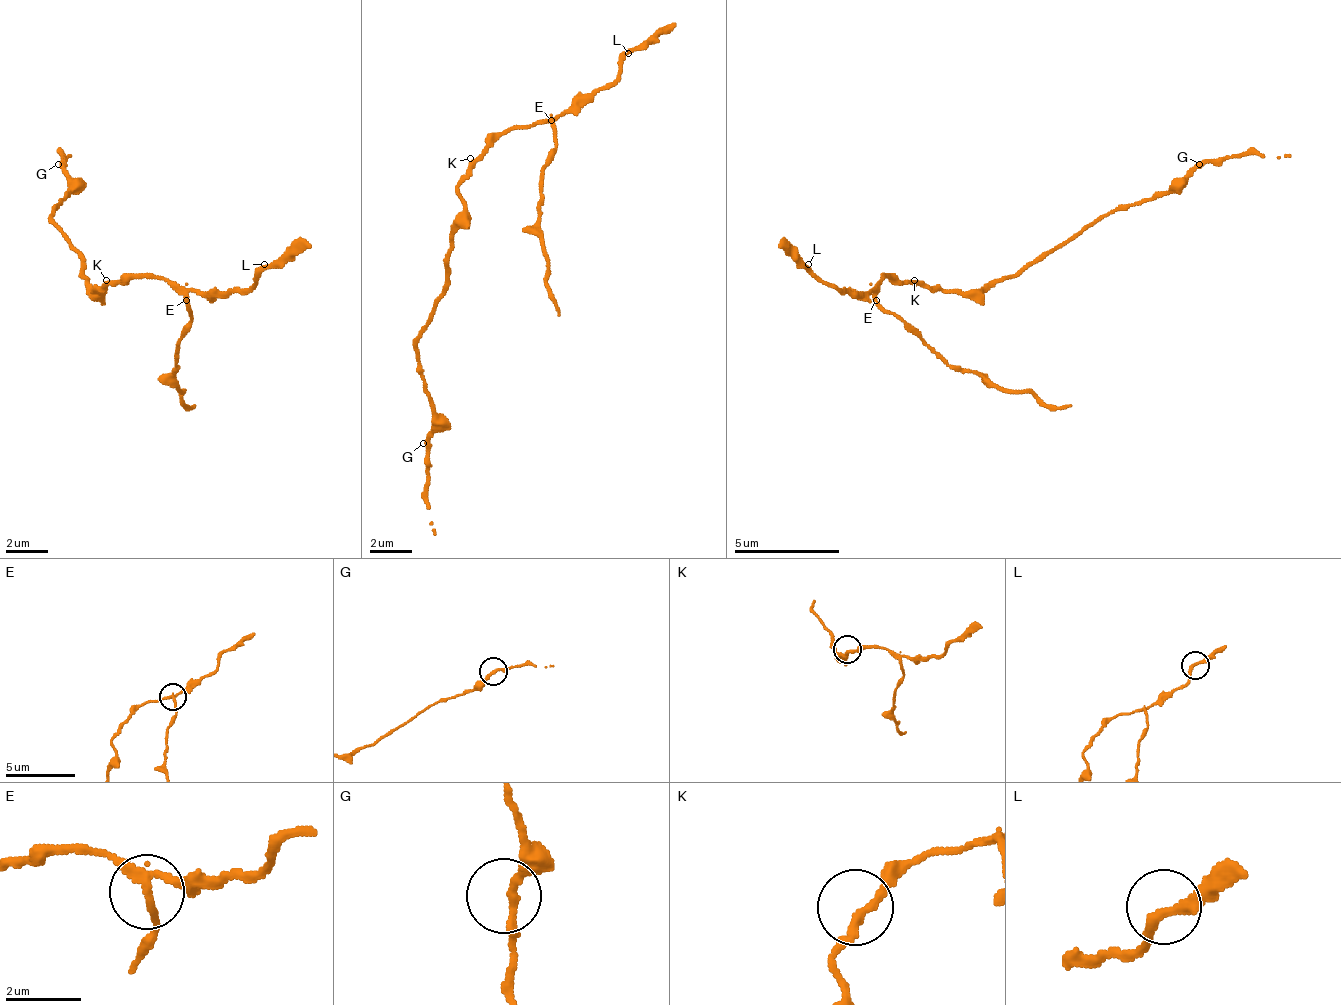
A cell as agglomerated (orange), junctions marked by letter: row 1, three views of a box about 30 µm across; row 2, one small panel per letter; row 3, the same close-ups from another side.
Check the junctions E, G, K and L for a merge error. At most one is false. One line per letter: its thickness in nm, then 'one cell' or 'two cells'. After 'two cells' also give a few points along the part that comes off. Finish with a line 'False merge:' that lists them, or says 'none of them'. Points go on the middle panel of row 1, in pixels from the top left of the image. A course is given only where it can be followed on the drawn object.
E: 170 nm thick; two cells; foreign part runs (549, 121), (555, 158), (544, 195), (539, 232), (560, 317)
G: 200 nm thick; one cell
K: 200 nm thick; one cell
L: 240 nm thick; one cell
False merge: E

